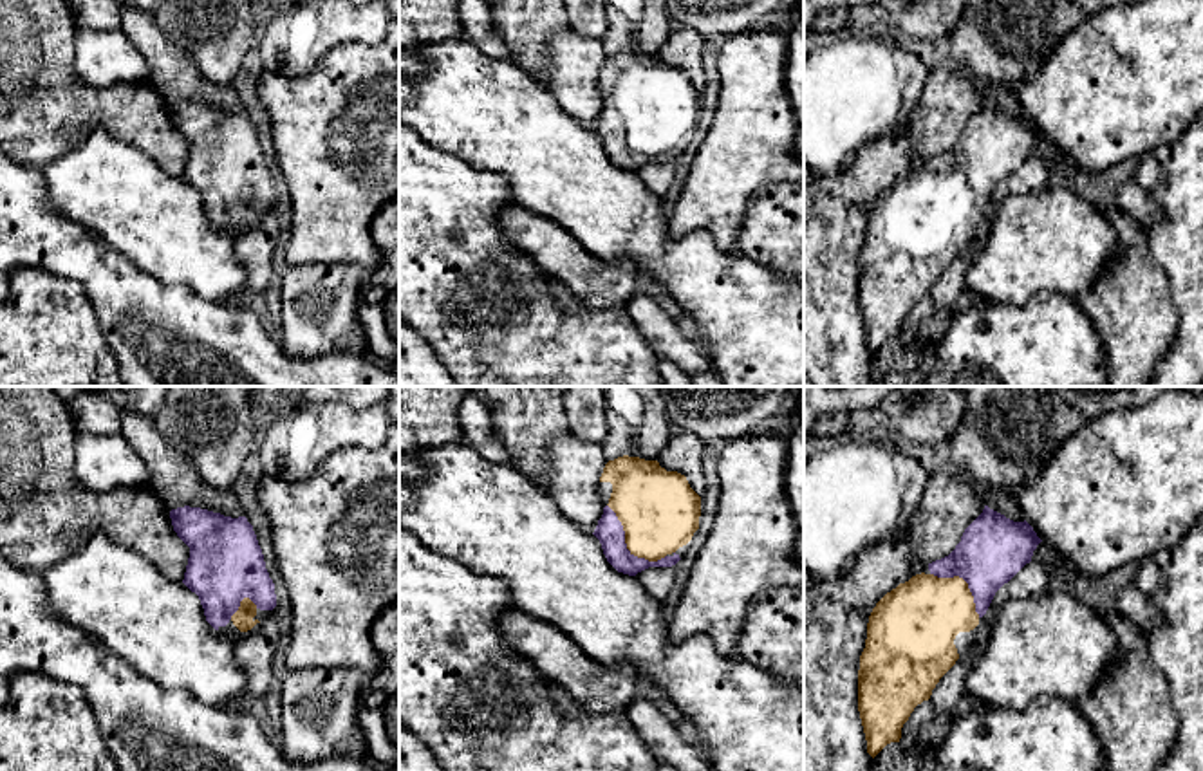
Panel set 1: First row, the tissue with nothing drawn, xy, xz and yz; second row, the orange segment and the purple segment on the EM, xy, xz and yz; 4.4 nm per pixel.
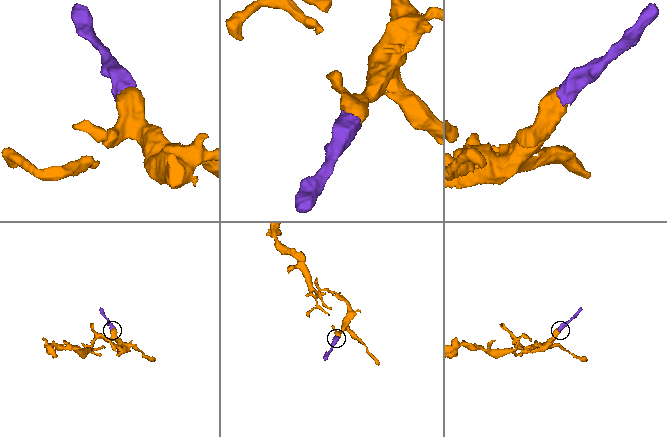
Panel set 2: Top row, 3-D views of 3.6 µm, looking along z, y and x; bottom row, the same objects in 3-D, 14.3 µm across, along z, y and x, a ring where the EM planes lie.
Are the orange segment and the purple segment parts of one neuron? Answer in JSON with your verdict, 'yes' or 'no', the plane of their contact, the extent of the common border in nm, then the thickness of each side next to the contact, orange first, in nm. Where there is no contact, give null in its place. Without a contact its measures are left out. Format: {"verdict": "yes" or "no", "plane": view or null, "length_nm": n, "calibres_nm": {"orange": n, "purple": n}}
{"verdict": "yes", "plane": "xz", "length_nm": 360, "calibres_nm": {"orange": 360, "purple": 120}}

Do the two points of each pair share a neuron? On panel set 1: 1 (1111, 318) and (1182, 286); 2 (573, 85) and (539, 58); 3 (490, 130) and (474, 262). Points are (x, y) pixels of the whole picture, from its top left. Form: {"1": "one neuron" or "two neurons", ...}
{"1": "two neurons", "2": "two neurons", "3": "two neurons"}

